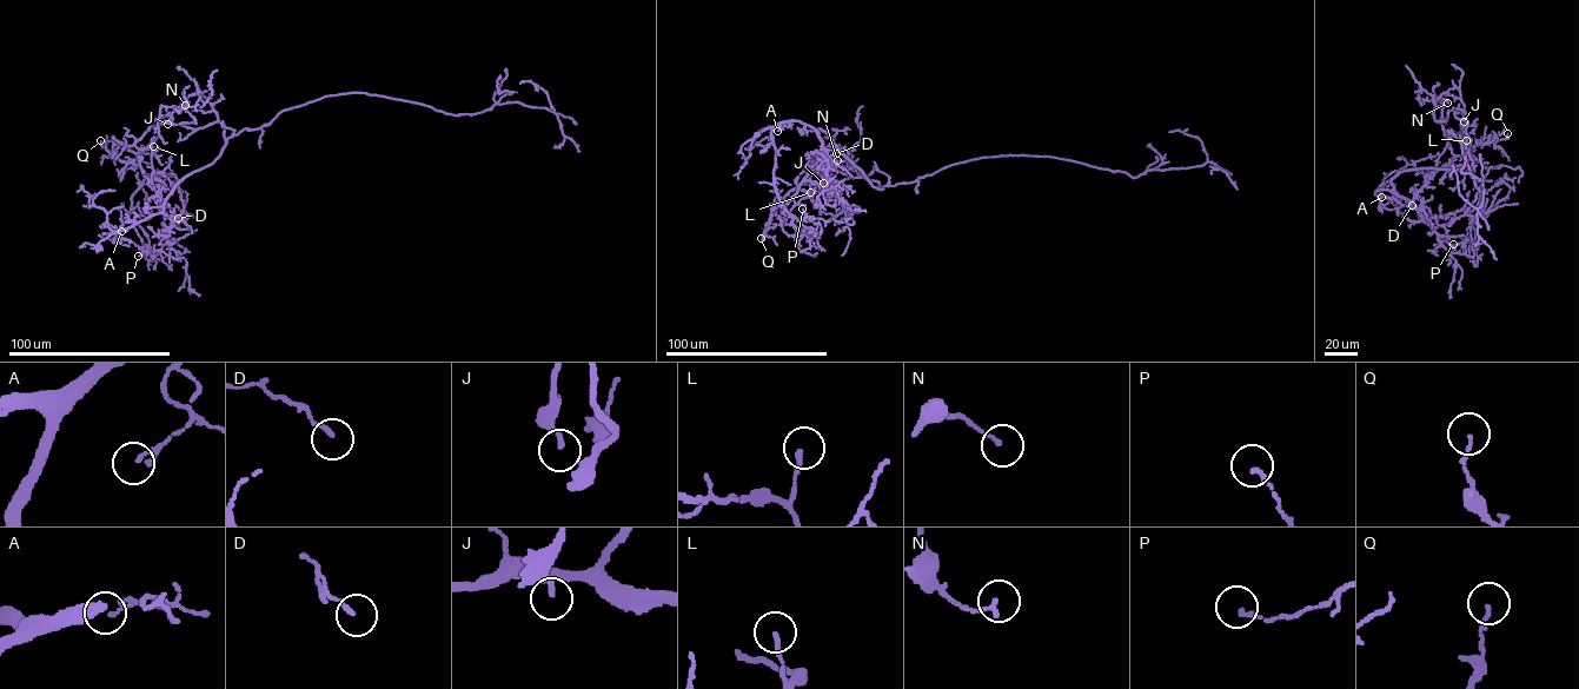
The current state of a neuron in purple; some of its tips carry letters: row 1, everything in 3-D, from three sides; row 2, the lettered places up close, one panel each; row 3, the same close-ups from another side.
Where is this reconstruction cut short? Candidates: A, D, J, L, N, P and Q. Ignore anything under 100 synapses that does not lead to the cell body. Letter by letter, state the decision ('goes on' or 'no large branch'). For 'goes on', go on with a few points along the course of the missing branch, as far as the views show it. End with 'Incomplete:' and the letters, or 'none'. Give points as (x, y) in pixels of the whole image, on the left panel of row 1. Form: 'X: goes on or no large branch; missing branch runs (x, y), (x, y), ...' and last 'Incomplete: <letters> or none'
A: no large branch
D: no large branch
J: no large branch
L: no large branch
N: no large branch
P: no large branch
Q: no large branch
Incomplete: none

